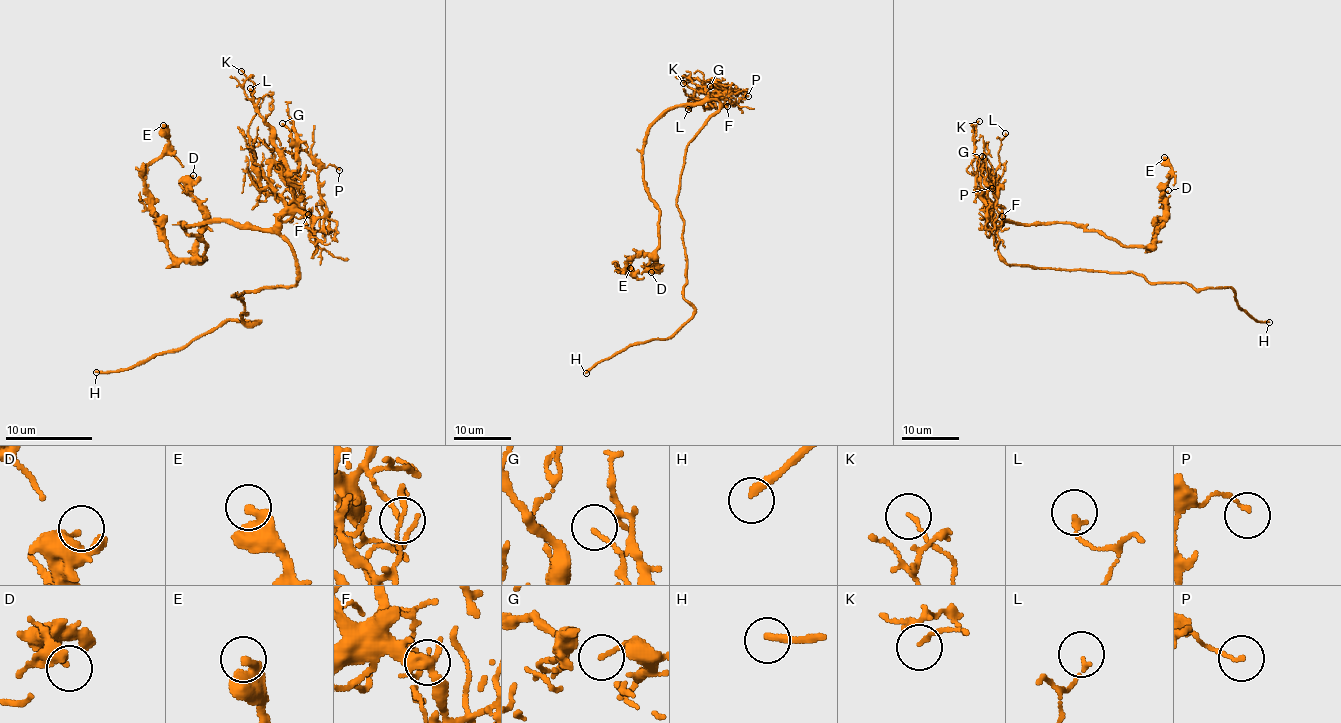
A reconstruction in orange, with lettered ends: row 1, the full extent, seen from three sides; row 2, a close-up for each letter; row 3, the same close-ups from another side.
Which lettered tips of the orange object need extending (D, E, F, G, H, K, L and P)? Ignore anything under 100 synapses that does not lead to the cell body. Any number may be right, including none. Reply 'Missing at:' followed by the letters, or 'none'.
Missing at: H

